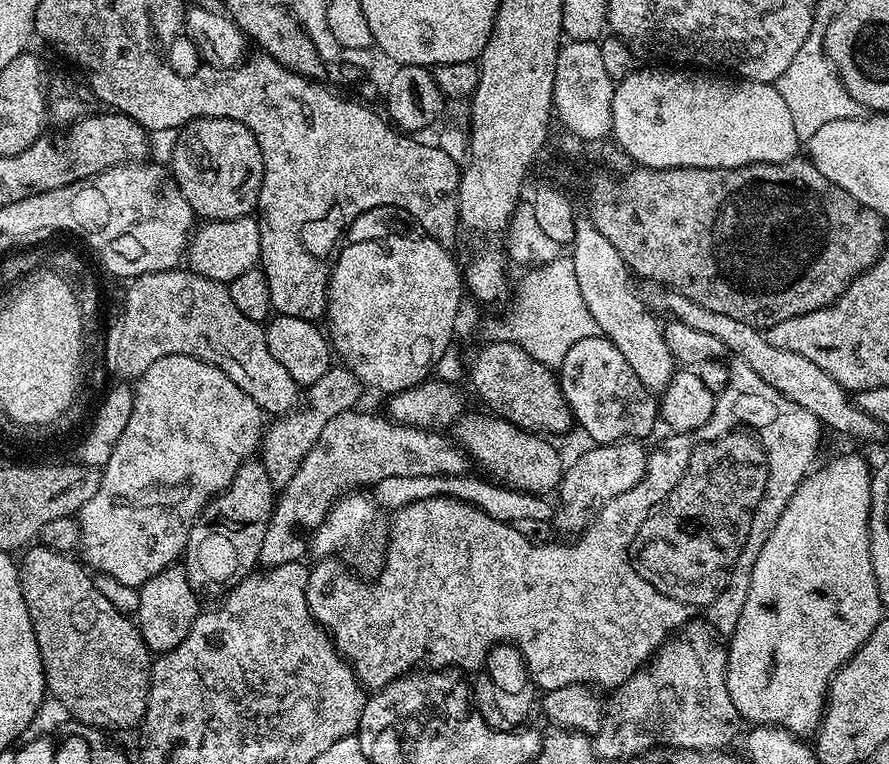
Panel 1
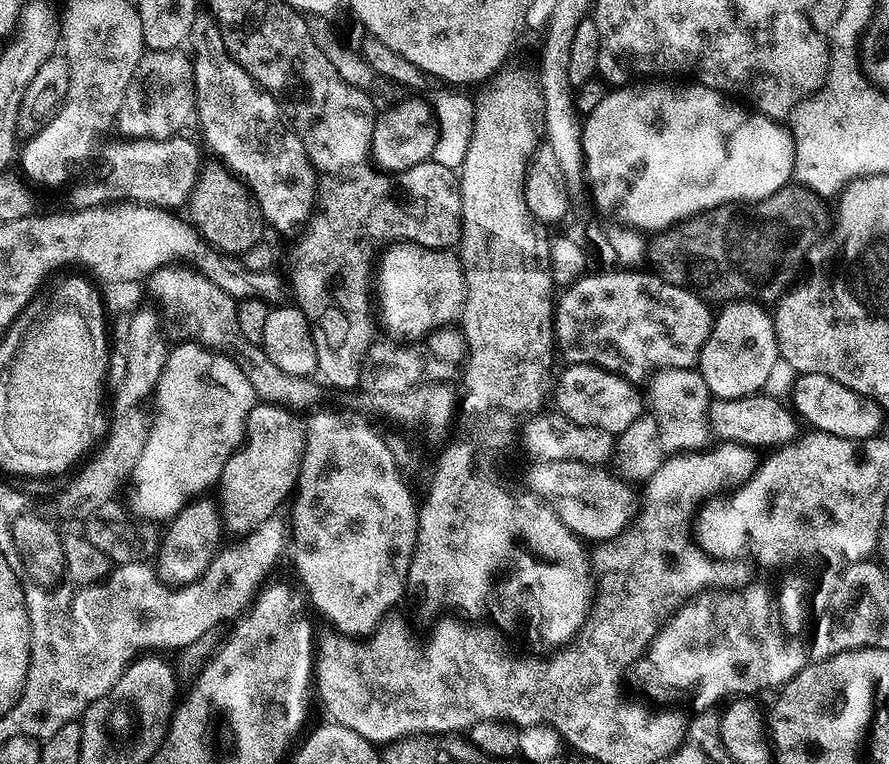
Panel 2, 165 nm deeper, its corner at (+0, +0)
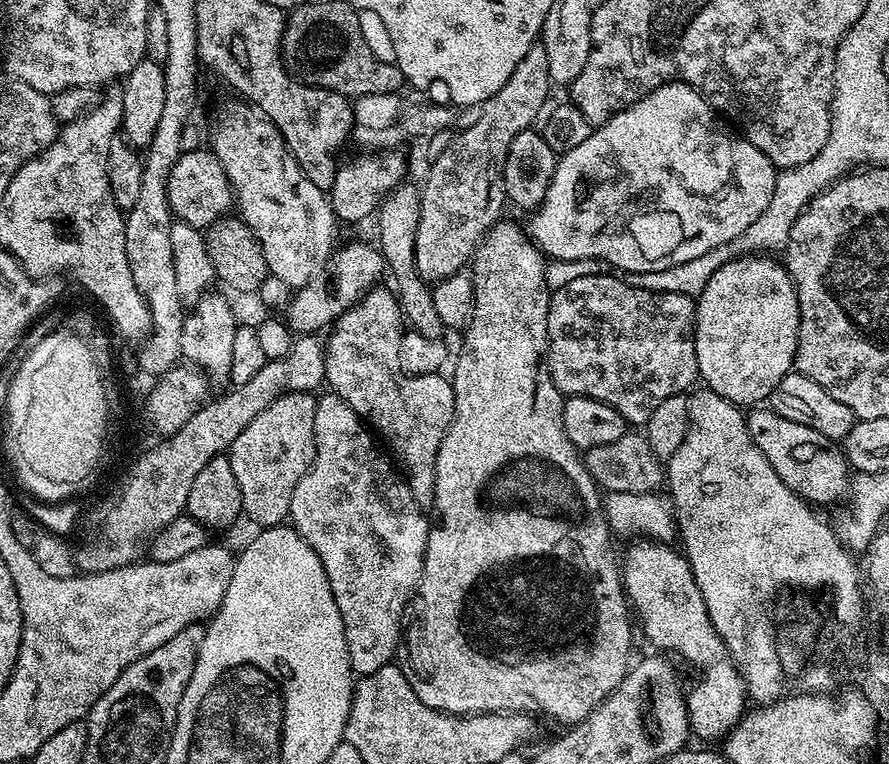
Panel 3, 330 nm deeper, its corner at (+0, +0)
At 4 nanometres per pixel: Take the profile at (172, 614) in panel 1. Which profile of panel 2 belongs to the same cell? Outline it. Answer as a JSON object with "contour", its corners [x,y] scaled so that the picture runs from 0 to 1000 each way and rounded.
{"contour":[[[222,652],[207,666],[188,682],[186,696],[178,712],[178,721],[173,729],[175,754],[186,767],[206,767],[217,764],[225,759],[227,751],[236,741],[244,723],[249,721],[247,696],[247,668],[242,658],[238,660],[234,652]]]}

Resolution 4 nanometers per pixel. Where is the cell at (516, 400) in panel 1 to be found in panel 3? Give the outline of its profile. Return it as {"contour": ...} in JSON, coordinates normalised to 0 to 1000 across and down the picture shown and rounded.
{"contour":[[[451,238],[438,257],[433,257],[422,279],[421,289],[423,288],[424,296],[427,297],[425,323],[435,355],[439,361],[441,356],[442,364],[445,365],[444,381],[448,384],[450,407],[453,408],[462,433],[493,445],[501,438],[502,431],[490,404],[487,378],[472,363],[466,343],[466,317],[472,284],[472,246],[459,240]]]}

